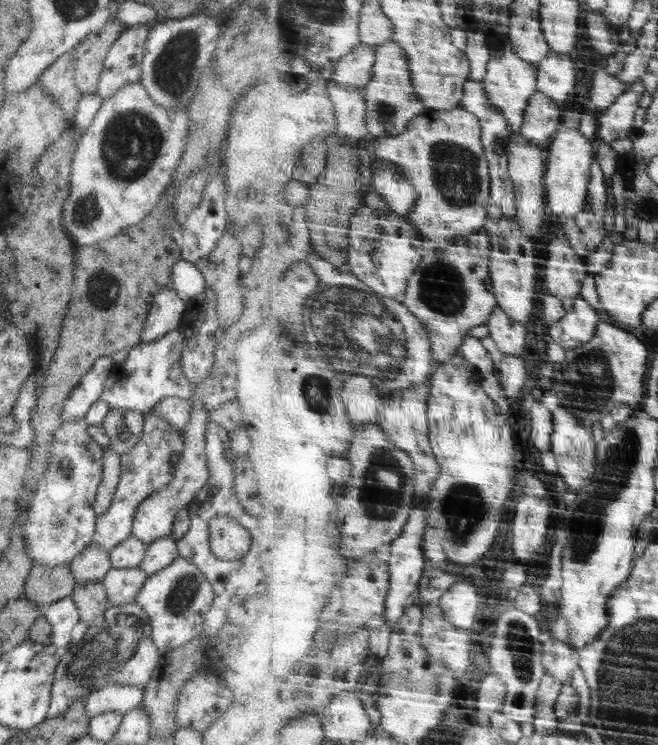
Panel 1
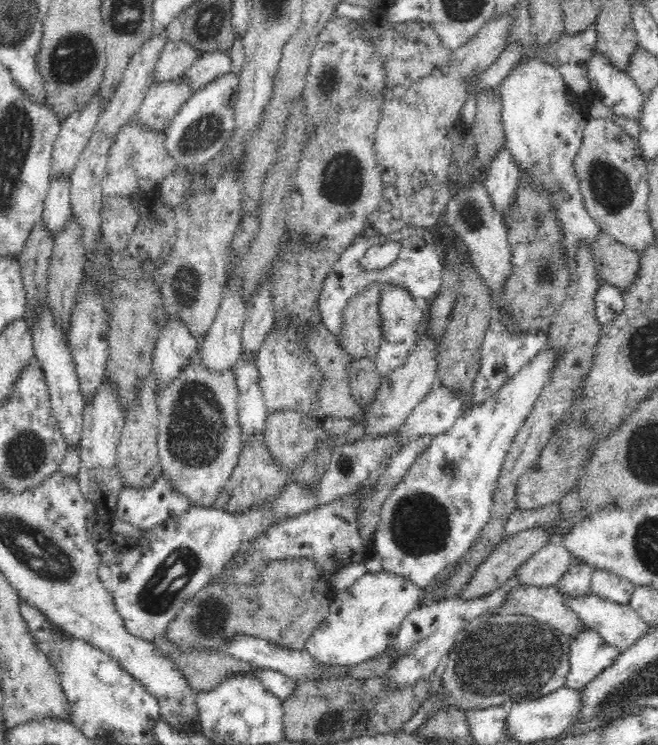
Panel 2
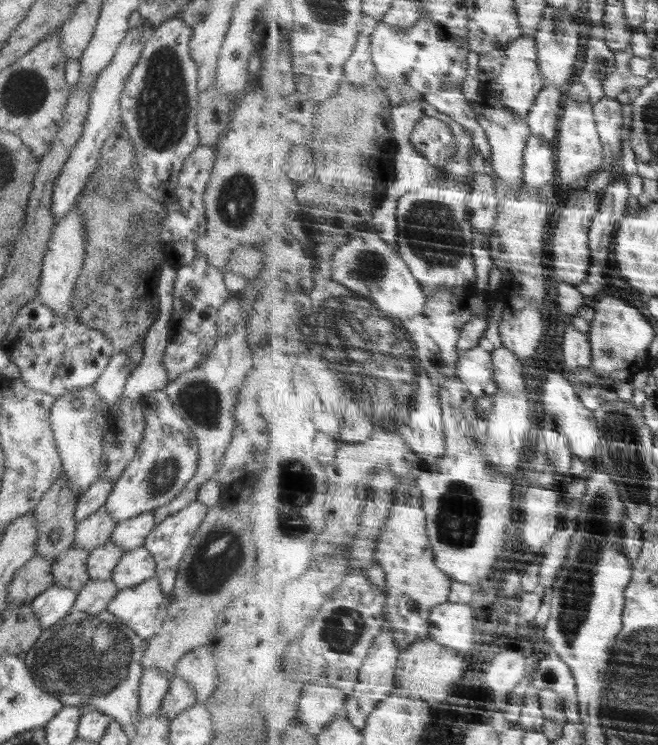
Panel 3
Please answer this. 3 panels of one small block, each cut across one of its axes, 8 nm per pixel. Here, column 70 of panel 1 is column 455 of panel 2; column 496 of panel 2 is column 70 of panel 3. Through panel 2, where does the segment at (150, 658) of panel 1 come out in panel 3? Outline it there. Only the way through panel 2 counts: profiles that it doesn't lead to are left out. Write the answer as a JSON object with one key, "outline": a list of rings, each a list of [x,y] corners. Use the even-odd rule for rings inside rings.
{"outline":[[[74,610],[54,626],[43,629],[41,637],[30,647],[22,659],[33,674],[35,683],[46,692],[54,695],[63,705],[74,707],[91,706],[115,718],[120,724],[134,725],[140,718],[139,682],[143,673],[142,657],[149,641],[140,638],[132,629],[122,627],[112,615],[105,612],[95,615]]]}

